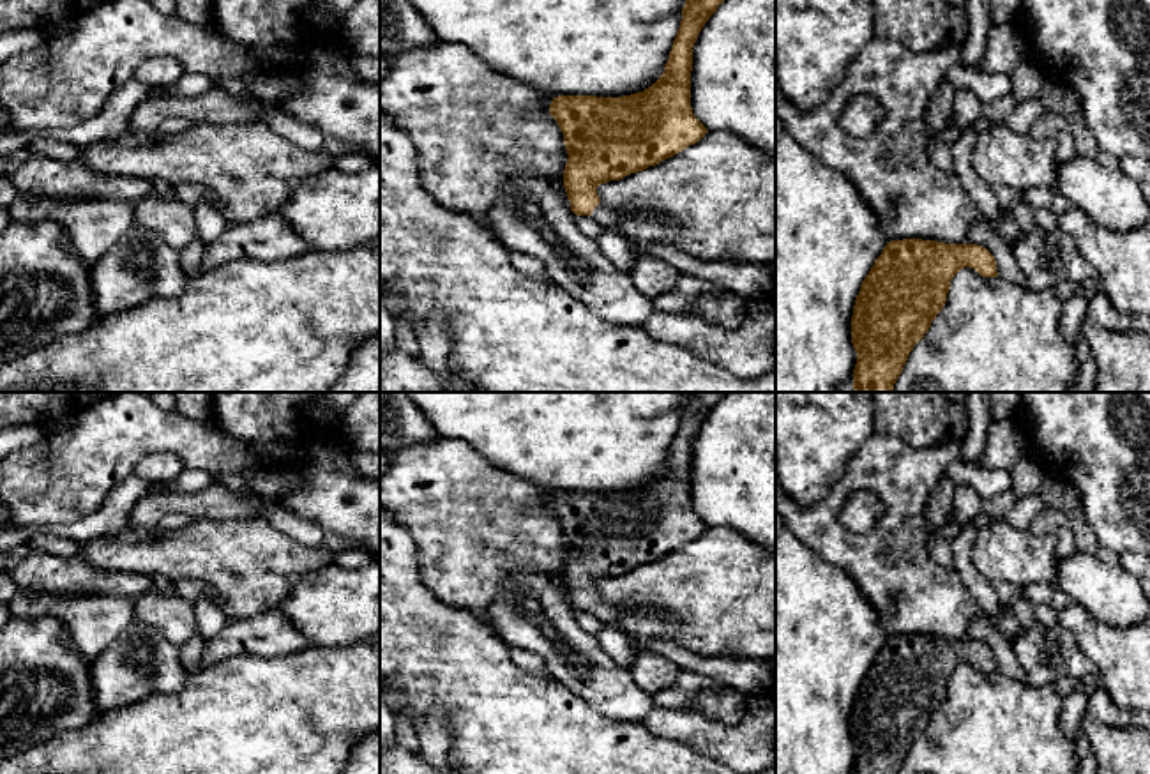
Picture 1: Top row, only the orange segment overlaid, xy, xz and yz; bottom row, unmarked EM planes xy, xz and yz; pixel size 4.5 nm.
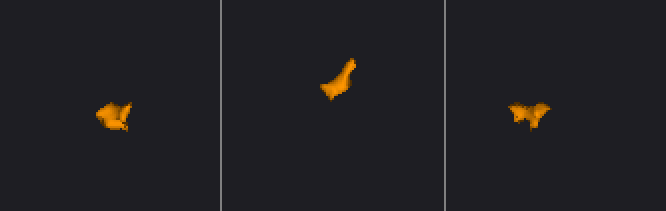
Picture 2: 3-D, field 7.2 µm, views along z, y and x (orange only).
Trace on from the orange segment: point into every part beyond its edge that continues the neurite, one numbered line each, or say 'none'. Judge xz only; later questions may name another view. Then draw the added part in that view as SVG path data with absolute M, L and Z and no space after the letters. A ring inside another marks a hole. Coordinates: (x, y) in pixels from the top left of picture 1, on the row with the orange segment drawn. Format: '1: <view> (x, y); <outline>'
1: xz (608, 218); M602 201L594 209L592 219L595 219L604 230L617 230L622 223L622 216L617 209L604 205Z

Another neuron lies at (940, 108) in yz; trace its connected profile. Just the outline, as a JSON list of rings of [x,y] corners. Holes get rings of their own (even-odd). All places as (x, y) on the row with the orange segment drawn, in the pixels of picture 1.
[[[942,81],[931,94],[924,117],[926,133],[929,136],[936,136],[943,127],[952,124],[956,92],[956,87],[947,81]]]

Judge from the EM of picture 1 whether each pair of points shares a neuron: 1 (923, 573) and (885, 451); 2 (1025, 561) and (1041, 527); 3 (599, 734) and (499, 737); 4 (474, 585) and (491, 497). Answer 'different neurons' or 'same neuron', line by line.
1: same neuron
2: different neurons
3: same neuron
4: same neuron

